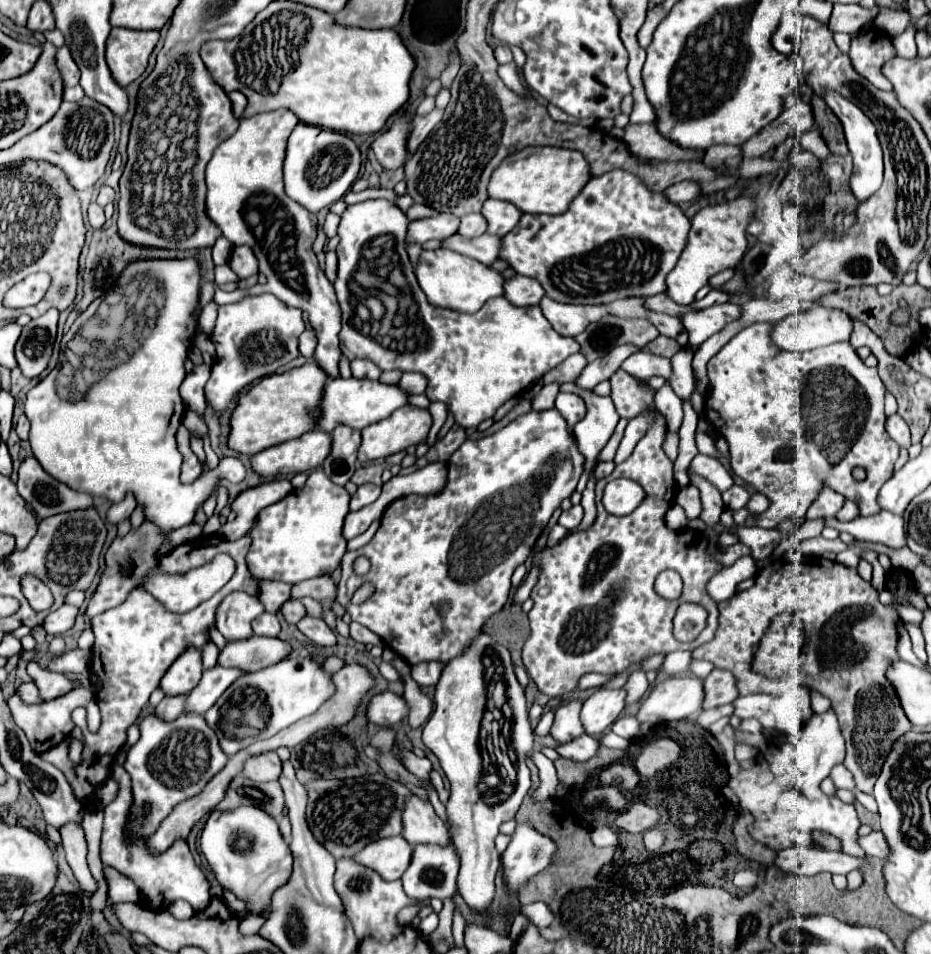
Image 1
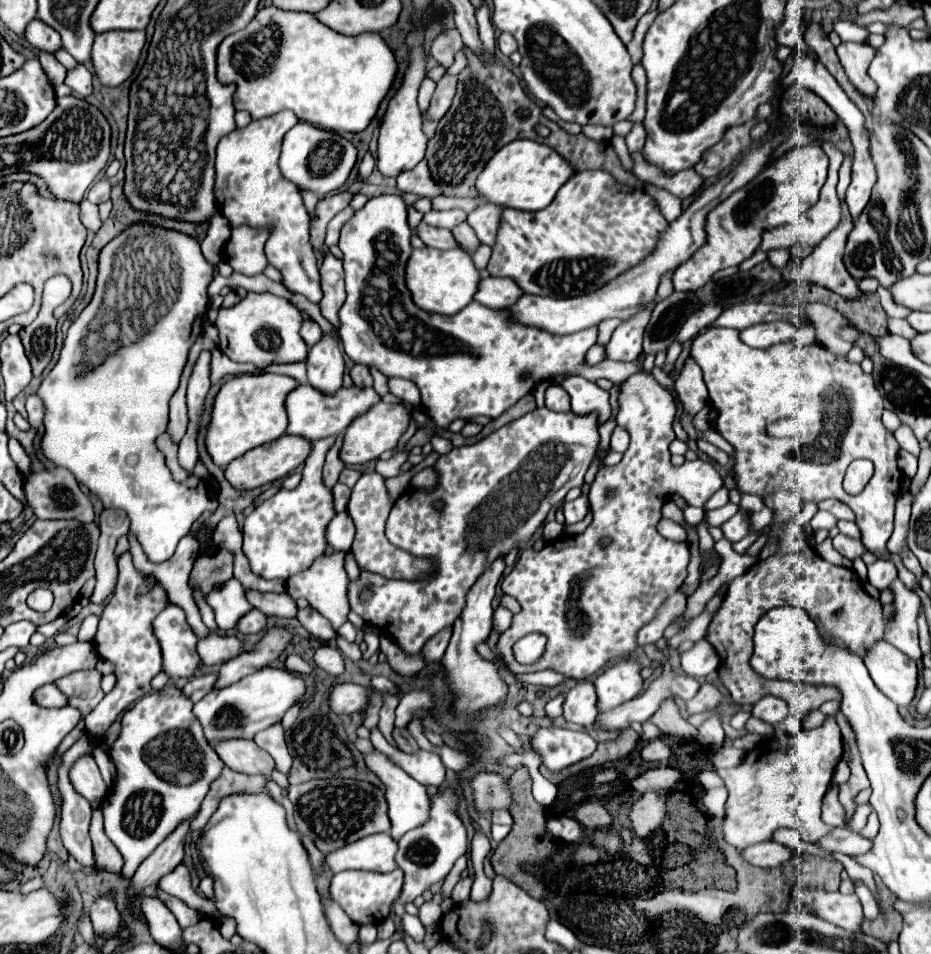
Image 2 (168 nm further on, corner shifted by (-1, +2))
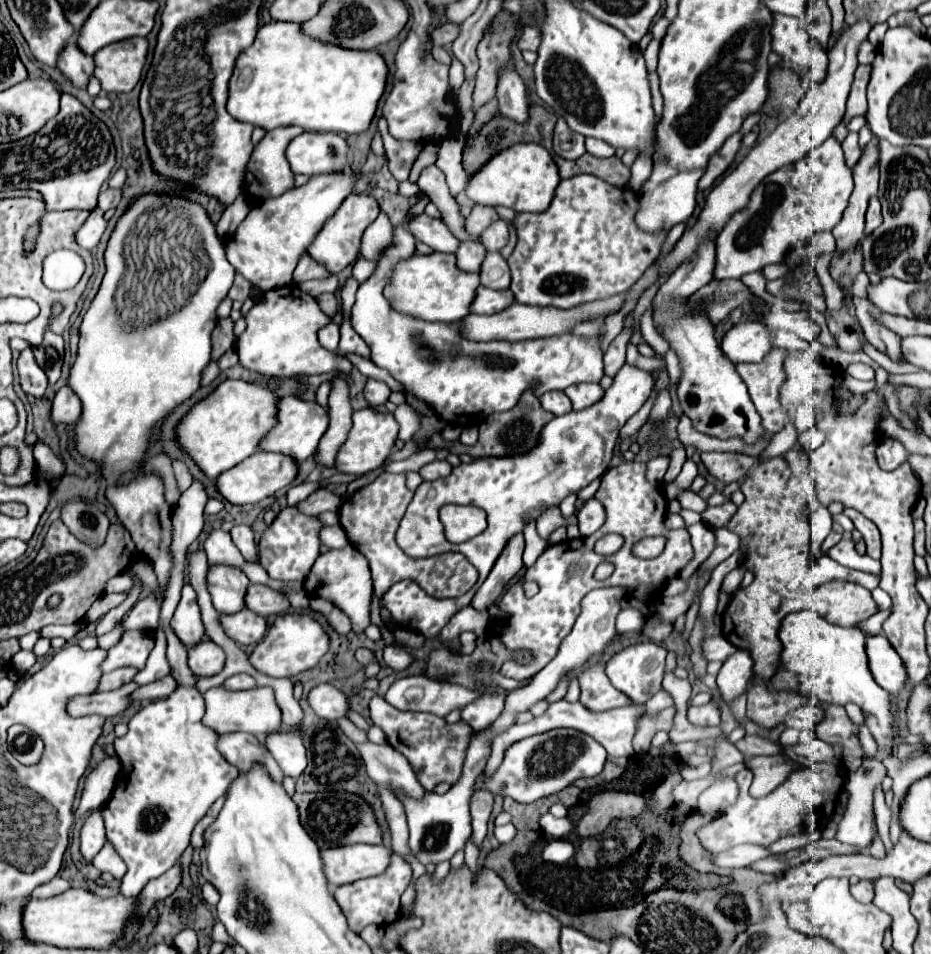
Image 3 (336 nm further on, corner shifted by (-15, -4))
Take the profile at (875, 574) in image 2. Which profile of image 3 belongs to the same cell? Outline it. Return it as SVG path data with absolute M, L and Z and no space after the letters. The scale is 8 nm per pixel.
M842 538L836 546L832 546L826 556L830 556L832 560L836 560L842 566L848 568L856 568L856 570L864 570L864 572L872 572L872 574L880 574L880 562L874 558L868 558L868 554L858 554L854 550L854 542L848 538Z

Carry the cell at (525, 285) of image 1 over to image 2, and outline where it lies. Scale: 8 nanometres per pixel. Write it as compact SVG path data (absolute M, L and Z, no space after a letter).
M484 278L478 286L476 300L488 308L510 308L518 302L522 296L522 288L514 284L514 280L502 280L502 278Z

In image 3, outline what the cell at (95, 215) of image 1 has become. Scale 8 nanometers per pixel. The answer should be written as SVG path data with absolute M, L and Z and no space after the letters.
M94 208L88 216L88 220L78 228L76 232L76 242L86 248L86 250L94 250L102 232L106 230L106 220L104 220L104 212L100 208Z

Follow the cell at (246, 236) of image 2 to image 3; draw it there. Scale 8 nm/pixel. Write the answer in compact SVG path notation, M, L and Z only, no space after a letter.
M342 170L340 174L316 174L310 176L304 186L292 188L282 196L268 198L254 206L226 244L228 262L236 268L236 272L264 292L288 286L298 258L312 244L320 226L324 226L334 210L338 210L340 202L344 202L344 198L354 190L356 182L358 176L354 170Z

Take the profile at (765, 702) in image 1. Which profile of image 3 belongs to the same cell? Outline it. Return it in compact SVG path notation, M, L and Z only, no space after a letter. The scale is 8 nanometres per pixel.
M804 704L798 710L790 712L784 720L788 728L798 728L798 730L812 730L820 720L824 718L824 712L816 704Z

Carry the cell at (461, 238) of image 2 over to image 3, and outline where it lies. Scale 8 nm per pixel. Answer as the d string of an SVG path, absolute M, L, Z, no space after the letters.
M462 242L456 250L456 266L464 272L478 272L486 248L482 242Z

